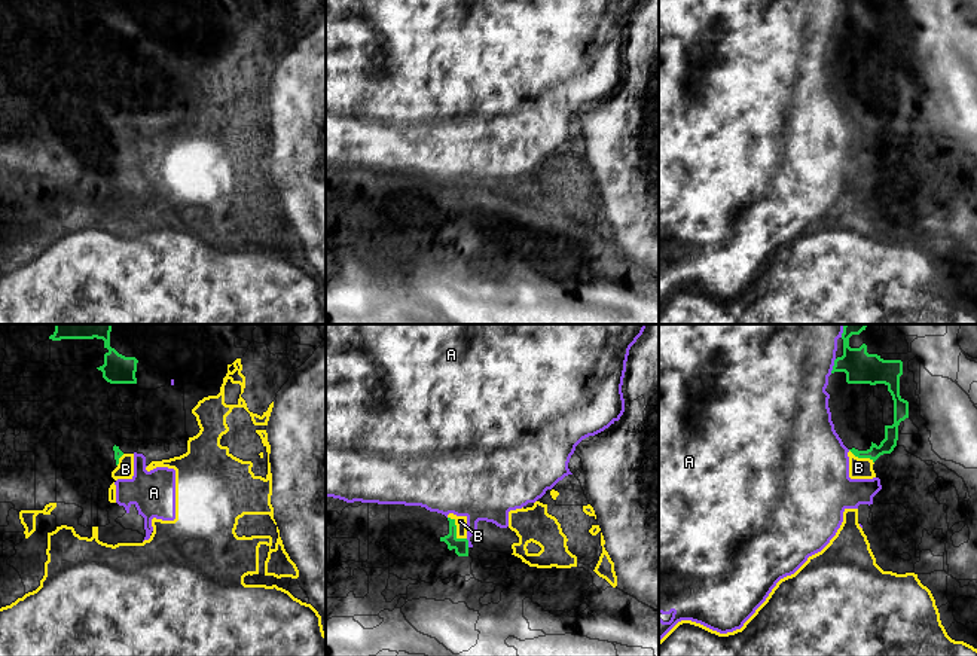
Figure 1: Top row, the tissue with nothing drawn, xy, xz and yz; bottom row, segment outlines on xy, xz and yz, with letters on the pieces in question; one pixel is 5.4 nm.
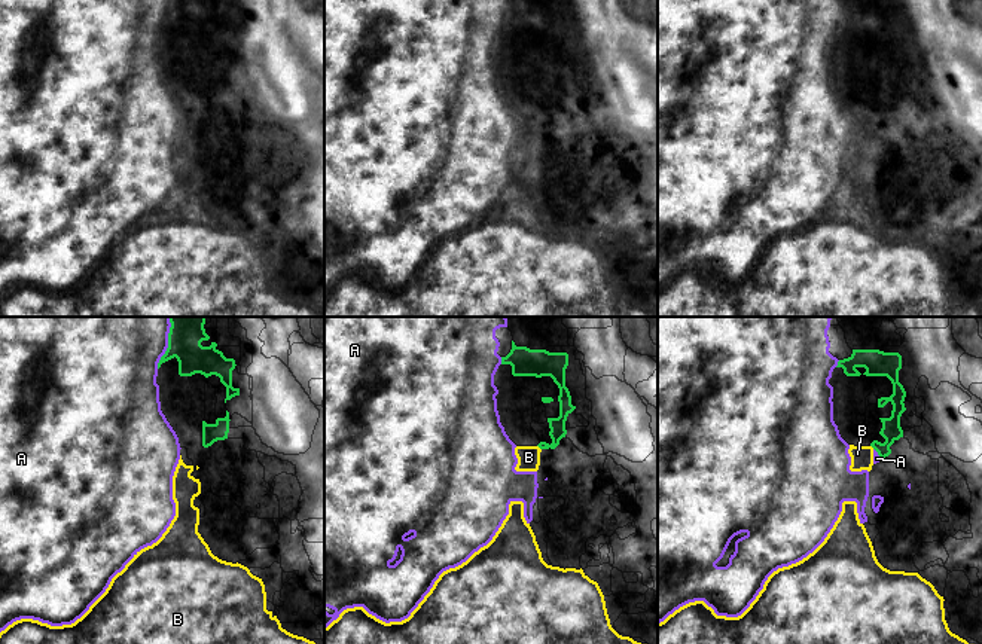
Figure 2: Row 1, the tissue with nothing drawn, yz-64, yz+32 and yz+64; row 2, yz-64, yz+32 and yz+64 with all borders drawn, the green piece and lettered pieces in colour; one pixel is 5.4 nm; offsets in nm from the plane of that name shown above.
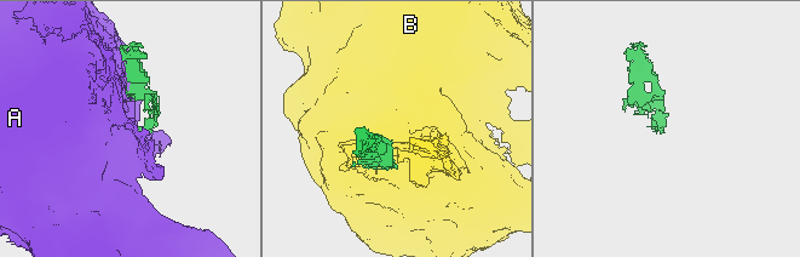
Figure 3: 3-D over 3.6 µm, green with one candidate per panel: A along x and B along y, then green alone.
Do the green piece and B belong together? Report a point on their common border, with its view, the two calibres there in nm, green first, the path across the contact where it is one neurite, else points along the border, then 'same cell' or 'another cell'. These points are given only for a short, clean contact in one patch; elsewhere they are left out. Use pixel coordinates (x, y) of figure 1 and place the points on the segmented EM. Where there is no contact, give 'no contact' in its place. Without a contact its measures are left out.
xz (455, 530) | 80/60 nm | along xz (448, 516), (454, 521), (455, 534), (466, 539) | another cell

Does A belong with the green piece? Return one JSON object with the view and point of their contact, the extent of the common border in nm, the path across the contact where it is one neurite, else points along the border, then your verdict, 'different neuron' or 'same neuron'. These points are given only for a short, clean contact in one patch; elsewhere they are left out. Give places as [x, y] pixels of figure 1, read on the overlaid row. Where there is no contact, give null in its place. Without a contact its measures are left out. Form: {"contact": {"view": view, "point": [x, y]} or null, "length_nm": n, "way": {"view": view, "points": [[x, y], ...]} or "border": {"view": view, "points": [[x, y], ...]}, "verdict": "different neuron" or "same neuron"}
{"contact": {"view": "yz", "point": [833, 366]}, "length_nm": 90, "verdict": "same neuron"}

